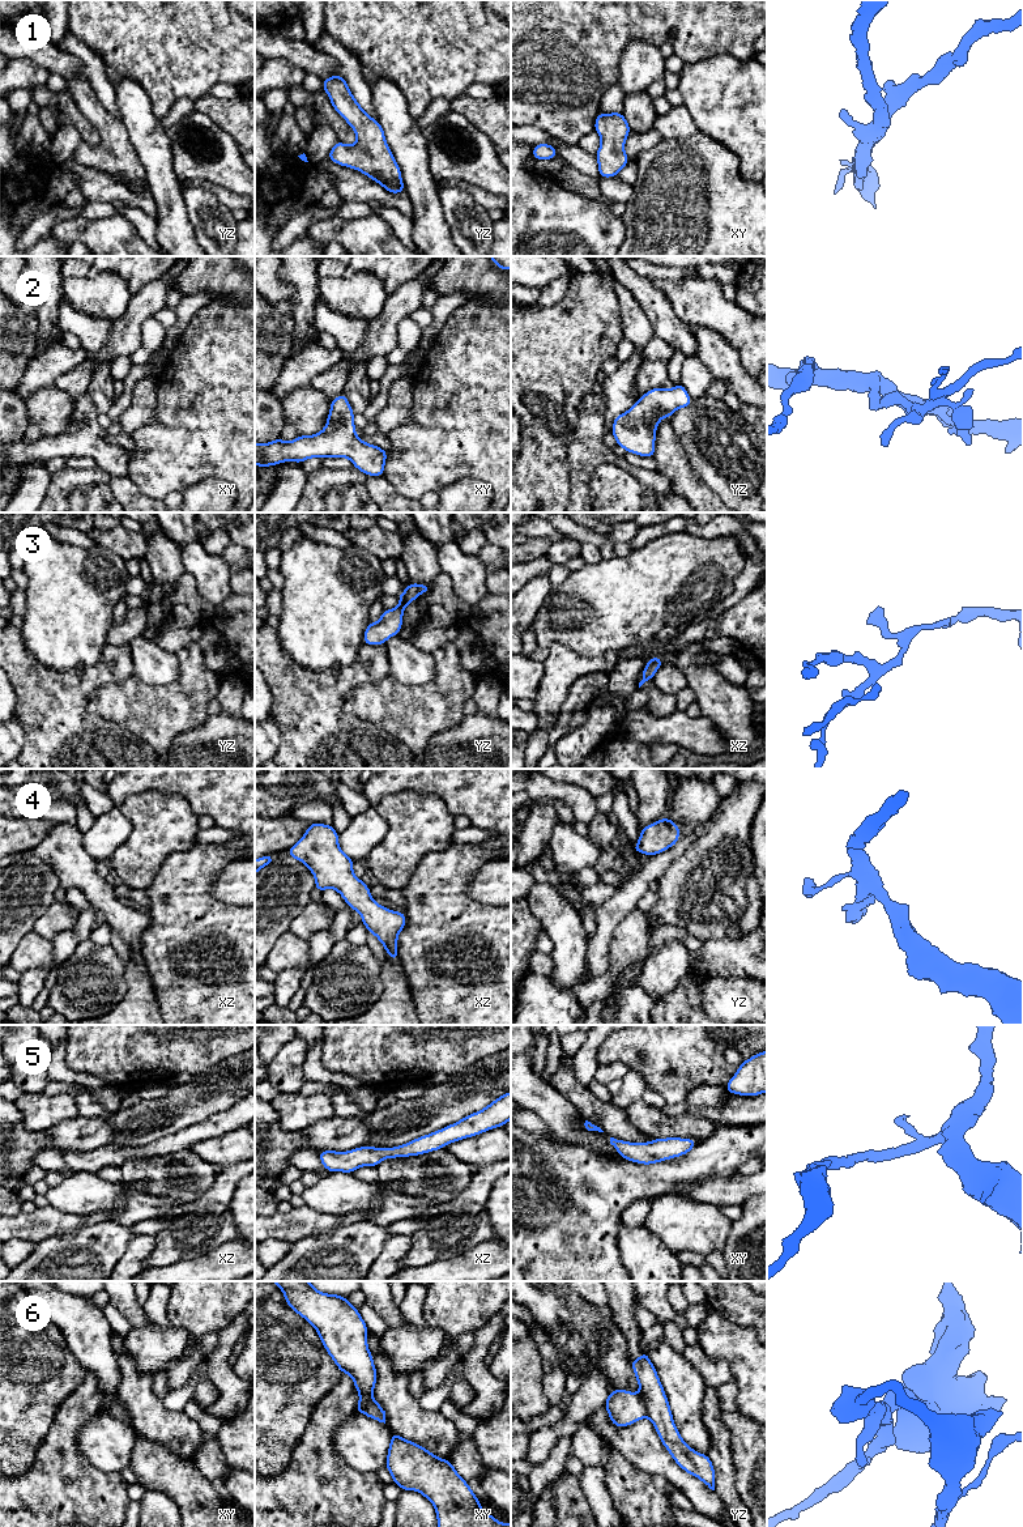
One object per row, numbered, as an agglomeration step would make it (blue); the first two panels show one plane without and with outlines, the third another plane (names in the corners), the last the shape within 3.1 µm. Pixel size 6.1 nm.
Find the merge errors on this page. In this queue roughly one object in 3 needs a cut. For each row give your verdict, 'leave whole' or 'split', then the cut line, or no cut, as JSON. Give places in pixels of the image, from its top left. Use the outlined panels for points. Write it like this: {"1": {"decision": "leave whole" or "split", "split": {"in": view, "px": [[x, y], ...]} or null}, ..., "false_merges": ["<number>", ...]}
{"1": {"decision": "leave whole", "split": null}, "2": {"decision": "leave whole", "split": null}, "3": {"decision": "leave whole", "split": null}, "4": {"decision": "leave whole", "split": null}, "5": {"decision": "leave whole", "split": null}, "6": {"decision": "split", "split": {"in": "yz", "px": [[639, 1394], [647, 1415]]}}, "false_merges": ["6"]}

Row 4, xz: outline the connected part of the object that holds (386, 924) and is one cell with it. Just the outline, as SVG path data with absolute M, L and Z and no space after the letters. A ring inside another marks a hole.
M310 824L298 843L287 850L308 867L320 893L328 888L337 890L351 910L361 914L368 933L374 933L387 950L391 960L398 960L397 937L405 927L402 911L392 911L380 906L370 894L370 886L353 875L351 860L338 846L338 833L325 824Z

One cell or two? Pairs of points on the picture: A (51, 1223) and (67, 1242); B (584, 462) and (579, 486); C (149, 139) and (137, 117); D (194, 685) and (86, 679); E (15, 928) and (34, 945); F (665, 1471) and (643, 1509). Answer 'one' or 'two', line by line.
A: two
B: one
C: one
D: two
E: two
F: two

